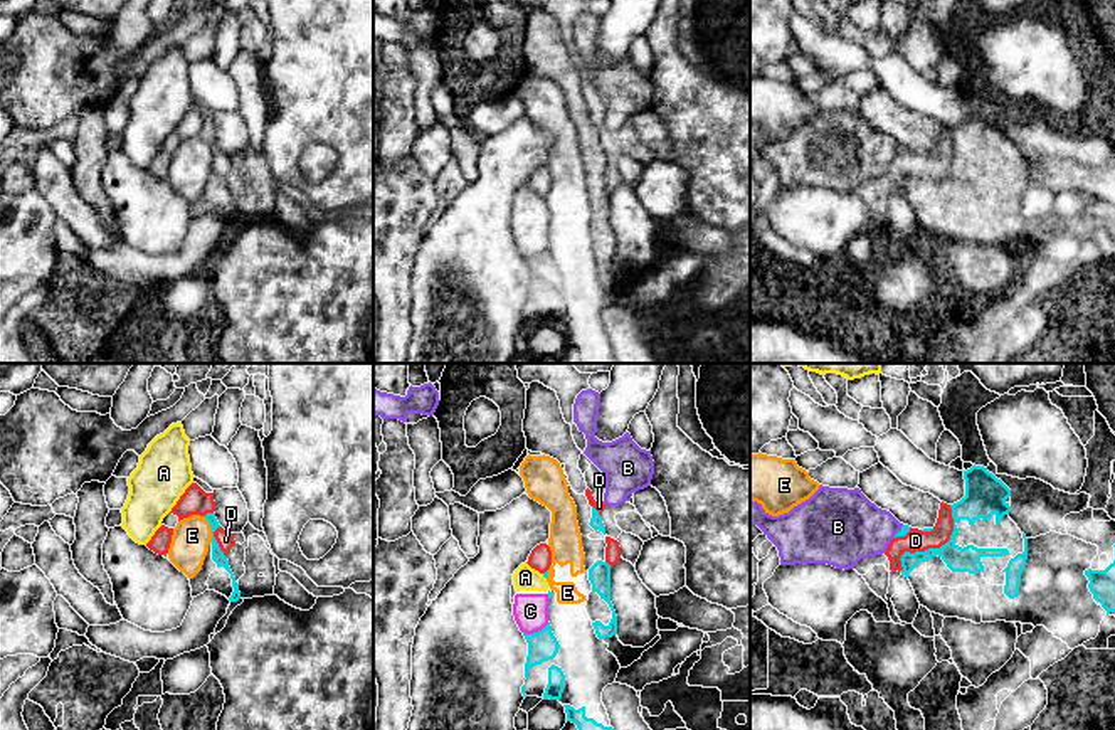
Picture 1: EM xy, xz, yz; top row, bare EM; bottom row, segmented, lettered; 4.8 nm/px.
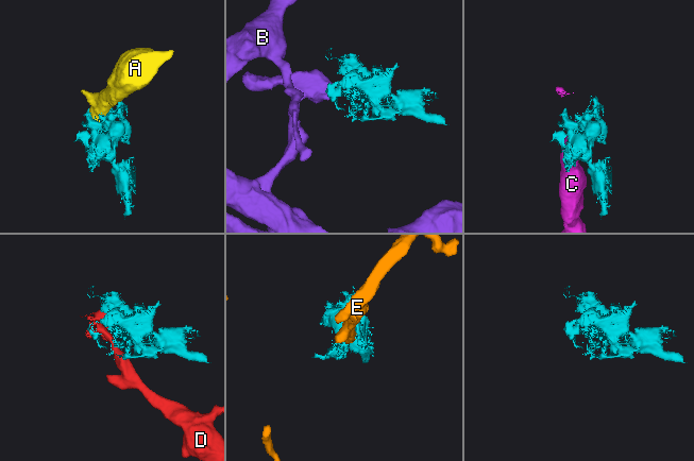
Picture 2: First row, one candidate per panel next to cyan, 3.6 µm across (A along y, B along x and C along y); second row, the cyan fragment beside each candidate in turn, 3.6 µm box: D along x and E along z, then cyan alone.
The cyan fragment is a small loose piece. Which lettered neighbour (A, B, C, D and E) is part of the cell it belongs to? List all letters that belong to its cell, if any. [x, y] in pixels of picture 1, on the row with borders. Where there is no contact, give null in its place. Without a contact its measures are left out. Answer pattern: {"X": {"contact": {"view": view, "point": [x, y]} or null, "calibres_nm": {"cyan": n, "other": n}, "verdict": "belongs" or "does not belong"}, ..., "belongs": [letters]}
{"A": {"contact": {"view": "xz", "point": [544, 576]}, "calibres_nm": {"cyan": 20, "other": 120}, "verdict": "does not belong"}, "B": {"contact": {"view": "yz", "point": [898, 532]}, "calibres_nm": {"cyan": 50, "other": 340}, "verdict": "does not belong"}, "C": {"contact": {"view": "xz", "point": [535, 633]}, "calibres_nm": {"cyan": 140, "other": 170}, "verdict": "does not belong"}, "D": {"contact": {"view": "yz", "point": [934, 549]}, "calibres_nm": {"cyan": 120, "other": 110}, "verdict": "does not belong"}, "E": {"contact": {"view": "xy", "point": [212, 530]}, "calibres_nm": {"cyan": 50, "other": 180}, "verdict": "does not belong"}, "belongs": []}

